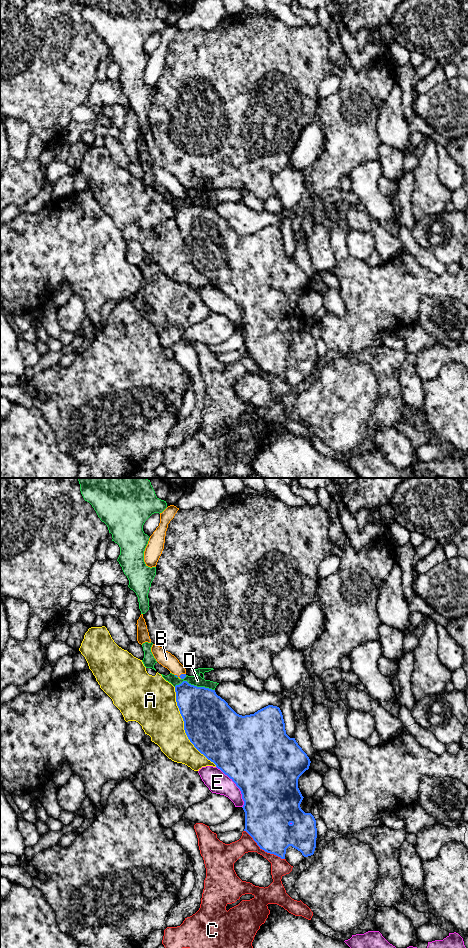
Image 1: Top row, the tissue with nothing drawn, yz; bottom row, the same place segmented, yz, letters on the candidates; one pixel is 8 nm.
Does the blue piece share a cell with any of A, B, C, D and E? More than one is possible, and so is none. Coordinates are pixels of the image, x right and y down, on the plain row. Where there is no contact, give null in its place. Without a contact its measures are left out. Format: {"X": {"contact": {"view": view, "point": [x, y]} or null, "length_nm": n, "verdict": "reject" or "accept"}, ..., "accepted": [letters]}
{"A": {"contact": {"view": "yz", "point": [184, 248]}, "length_nm": 700, "verdict": "reject"}, "B": {"contact": {"view": "yz", "point": [180, 195]}, "length_nm": 90, "verdict": "accept"}, "C": {"contact": {"view": "yz", "point": [264, 370]}, "length_nm": 400, "verdict": "reject"}, "D": {"contact": {"view": "yz", "point": [193, 205]}, "length_nm": 320, "verdict": "reject"}, "E": {"contact": {"view": "yz", "point": [236, 305]}, "length_nm": 400, "verdict": "reject"}, "accepted": ["B"]}

